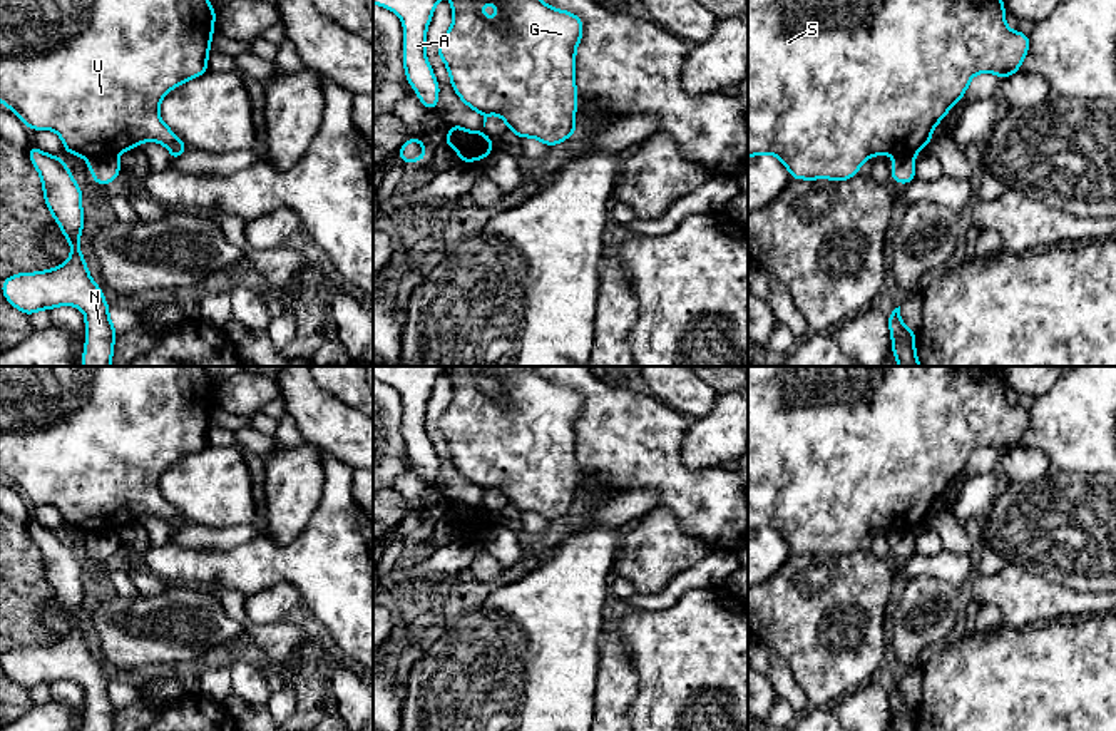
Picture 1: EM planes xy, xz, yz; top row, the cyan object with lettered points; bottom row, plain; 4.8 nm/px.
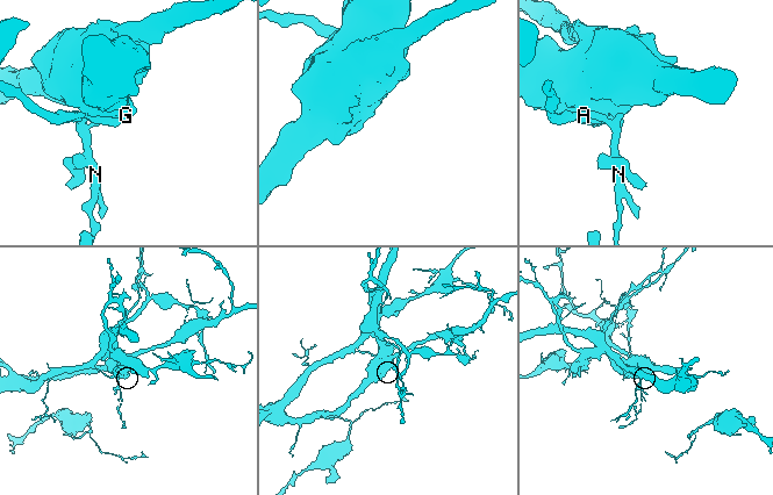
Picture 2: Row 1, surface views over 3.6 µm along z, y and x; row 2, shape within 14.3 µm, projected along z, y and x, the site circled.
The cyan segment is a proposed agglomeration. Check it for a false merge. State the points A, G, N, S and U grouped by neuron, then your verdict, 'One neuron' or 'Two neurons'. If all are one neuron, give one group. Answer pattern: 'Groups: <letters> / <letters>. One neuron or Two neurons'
Groups: A N / G S U. Two neurons

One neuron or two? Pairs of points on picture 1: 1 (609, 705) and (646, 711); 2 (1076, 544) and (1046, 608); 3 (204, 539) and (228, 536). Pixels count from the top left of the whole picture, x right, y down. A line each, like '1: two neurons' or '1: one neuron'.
1: two neurons
2: two neurons
3: one neuron

